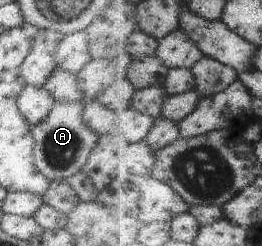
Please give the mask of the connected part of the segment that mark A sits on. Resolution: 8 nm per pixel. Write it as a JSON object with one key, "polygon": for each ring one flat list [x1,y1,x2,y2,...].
{"polygon":[[54,101,49,115,35,127,30,127,35,142,34,163,50,182,67,180,88,164,99,136,83,121,83,105]]}

